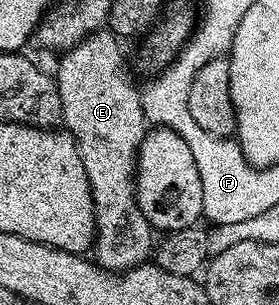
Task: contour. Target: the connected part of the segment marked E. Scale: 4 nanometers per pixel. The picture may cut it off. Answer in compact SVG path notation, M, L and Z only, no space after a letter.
M95 30L77 46L63 51L59 55L60 63L54 69L58 96L62 100L62 126L71 134L78 148L78 156L82 160L82 168L86 168L86 180L90 184L96 221L96 236L91 253L96 265L115 274L123 274L125 270L145 265L154 250L154 231L146 216L142 216L136 199L136 154L146 133L146 119L140 99L141 91L138 86L136 90L124 67L124 54L120 51L120 46L121 39L111 30Z

